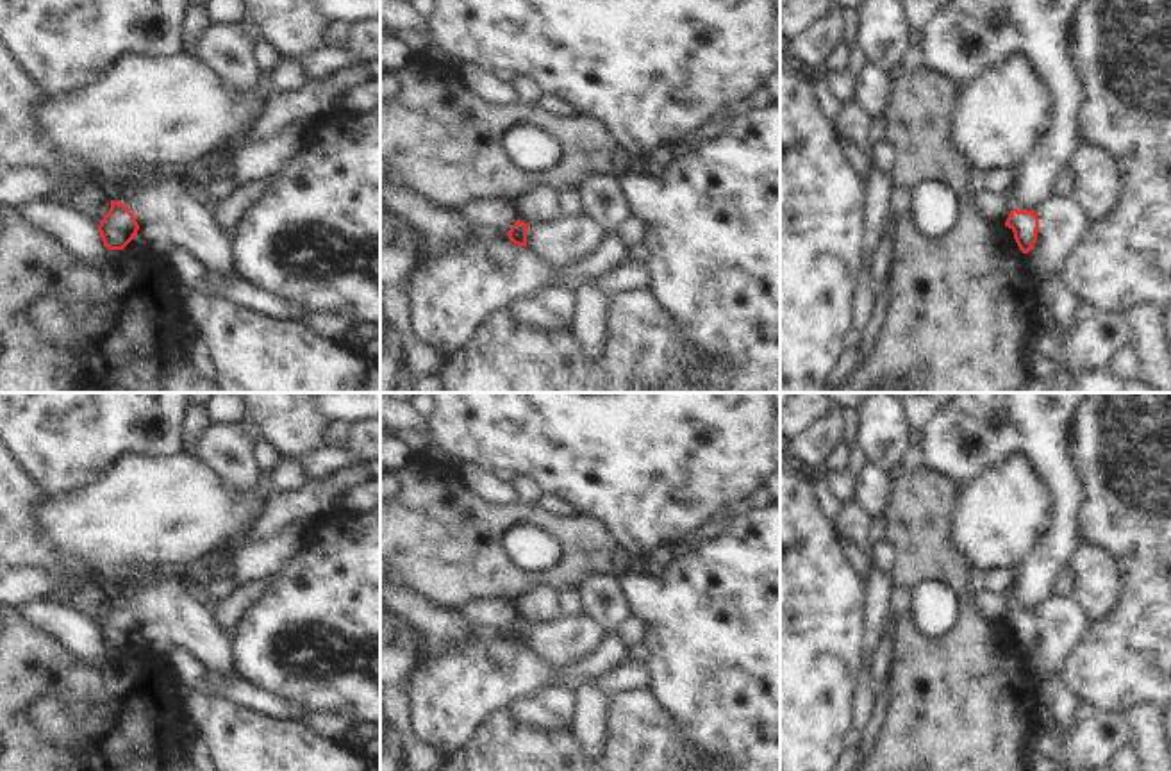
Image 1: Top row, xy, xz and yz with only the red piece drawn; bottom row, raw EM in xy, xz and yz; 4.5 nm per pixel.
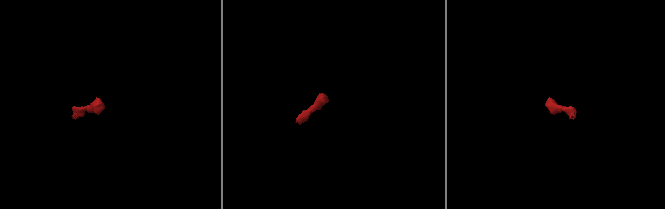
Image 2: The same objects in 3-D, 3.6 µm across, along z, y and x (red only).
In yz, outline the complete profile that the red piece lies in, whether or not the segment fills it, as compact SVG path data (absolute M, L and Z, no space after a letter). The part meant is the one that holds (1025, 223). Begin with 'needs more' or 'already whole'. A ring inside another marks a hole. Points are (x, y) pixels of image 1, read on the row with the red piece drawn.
already whole; M1012 209L1005 221L1005 227L1014 232L1014 239L1023 253L1028 253L1034 248L1039 230L1039 218L1035 211Z

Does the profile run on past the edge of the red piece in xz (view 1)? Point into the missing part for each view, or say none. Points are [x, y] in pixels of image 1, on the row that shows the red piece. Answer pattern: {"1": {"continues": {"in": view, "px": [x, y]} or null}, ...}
{"1": {"continues": null}}

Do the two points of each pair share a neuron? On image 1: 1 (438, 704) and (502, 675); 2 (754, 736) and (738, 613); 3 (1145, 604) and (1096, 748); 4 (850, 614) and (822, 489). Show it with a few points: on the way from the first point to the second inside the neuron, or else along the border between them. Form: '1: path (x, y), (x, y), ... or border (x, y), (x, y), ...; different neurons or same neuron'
1: path (454, 691), (486, 675); same neuron
2: path (754, 705), (754, 643); same neuron
3: border (1096, 707), (1123, 712); different neurons
4: border (811, 482), (820, 509), (830, 520); different neurons

